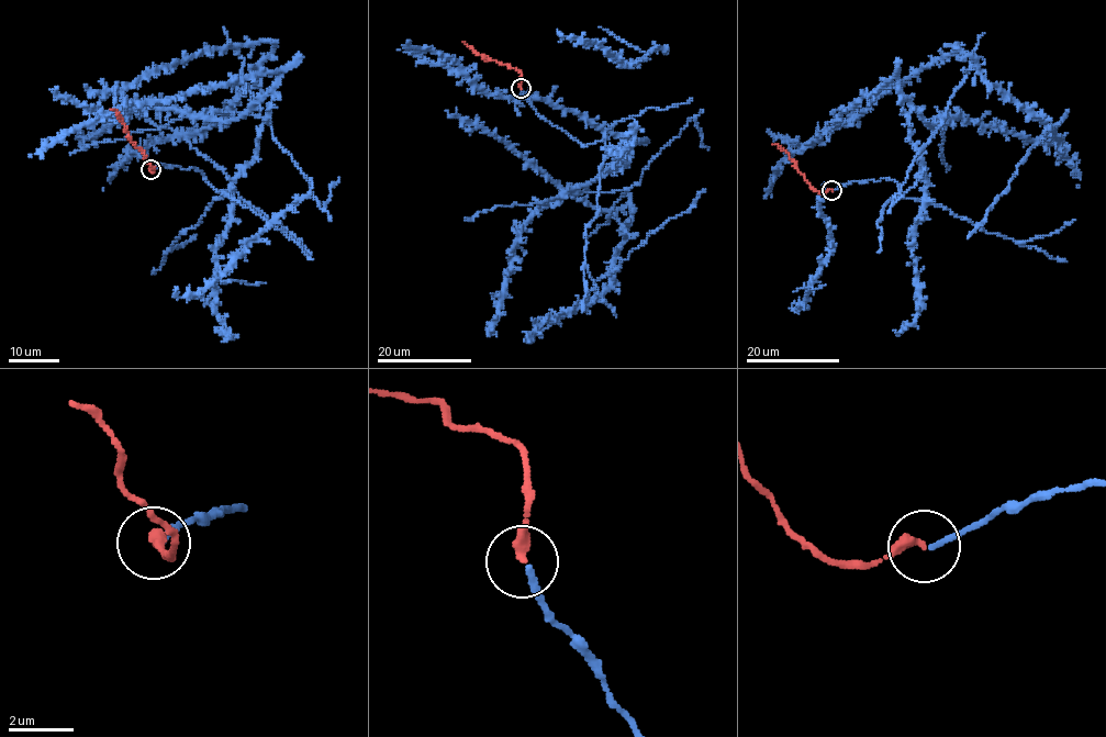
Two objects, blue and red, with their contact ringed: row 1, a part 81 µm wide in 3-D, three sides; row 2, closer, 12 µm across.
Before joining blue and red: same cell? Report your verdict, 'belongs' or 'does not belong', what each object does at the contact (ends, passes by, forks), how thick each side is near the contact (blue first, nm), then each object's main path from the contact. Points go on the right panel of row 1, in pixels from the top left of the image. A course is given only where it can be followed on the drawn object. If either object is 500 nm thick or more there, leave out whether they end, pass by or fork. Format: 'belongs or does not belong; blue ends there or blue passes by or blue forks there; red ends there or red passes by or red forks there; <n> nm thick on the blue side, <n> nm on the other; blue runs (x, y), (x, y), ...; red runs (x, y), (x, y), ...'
belongs; blue ends there; red ends there; 190 nm thick on the blue side, 320 nm on the other; blue runs (831, 190), (889, 178), (922, 199), (904, 100), (931, 126), (974, 67), (1049, 131), (967, 238); red runs (831, 190), (817, 191), (790, 155), (775, 144), (771, 145)

